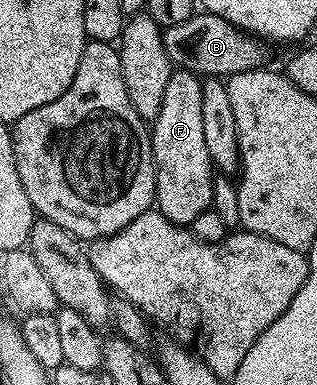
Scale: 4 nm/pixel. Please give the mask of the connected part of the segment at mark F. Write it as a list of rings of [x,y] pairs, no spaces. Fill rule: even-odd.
[[[171,70],[160,113],[152,120],[150,148],[154,154],[154,193],[157,210],[177,227],[186,227],[200,213],[211,210],[216,168],[204,145],[204,120],[200,114],[202,79],[192,71]]]

